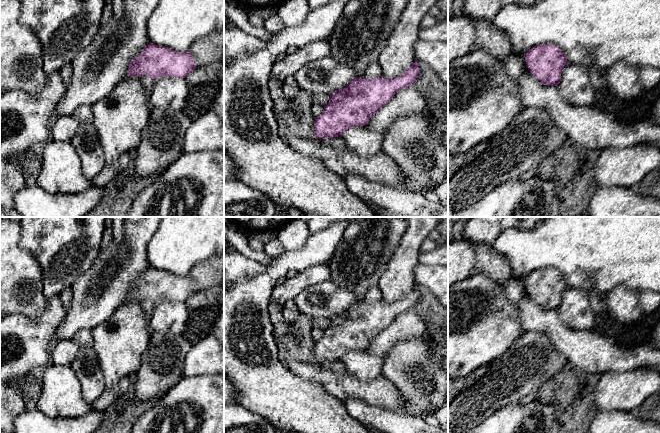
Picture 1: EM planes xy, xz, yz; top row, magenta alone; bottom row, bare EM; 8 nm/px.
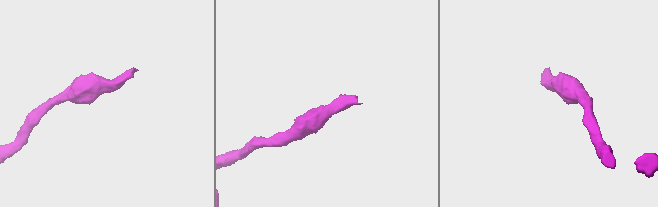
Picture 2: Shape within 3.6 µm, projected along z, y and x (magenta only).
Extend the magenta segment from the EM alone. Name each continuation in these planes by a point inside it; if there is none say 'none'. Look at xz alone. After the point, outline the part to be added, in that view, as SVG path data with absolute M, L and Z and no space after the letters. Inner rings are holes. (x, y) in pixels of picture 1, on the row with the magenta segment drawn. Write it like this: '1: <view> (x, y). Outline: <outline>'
1: xz (373, 71). Outline: M375 63L366 69L364 77L366 79L374 79L378 76L381 76L381 74L382 74L382 71L381 71L379 64Z

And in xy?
1: xy (148, 83). Outline: M144 75L144 76L140 77L140 81L146 91L147 100L150 103L151 92L152 92L153 86L154 86L154 80L151 79L149 76Z

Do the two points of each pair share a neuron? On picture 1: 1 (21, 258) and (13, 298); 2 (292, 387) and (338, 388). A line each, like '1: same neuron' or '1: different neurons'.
1: same neuron
2: different neurons

